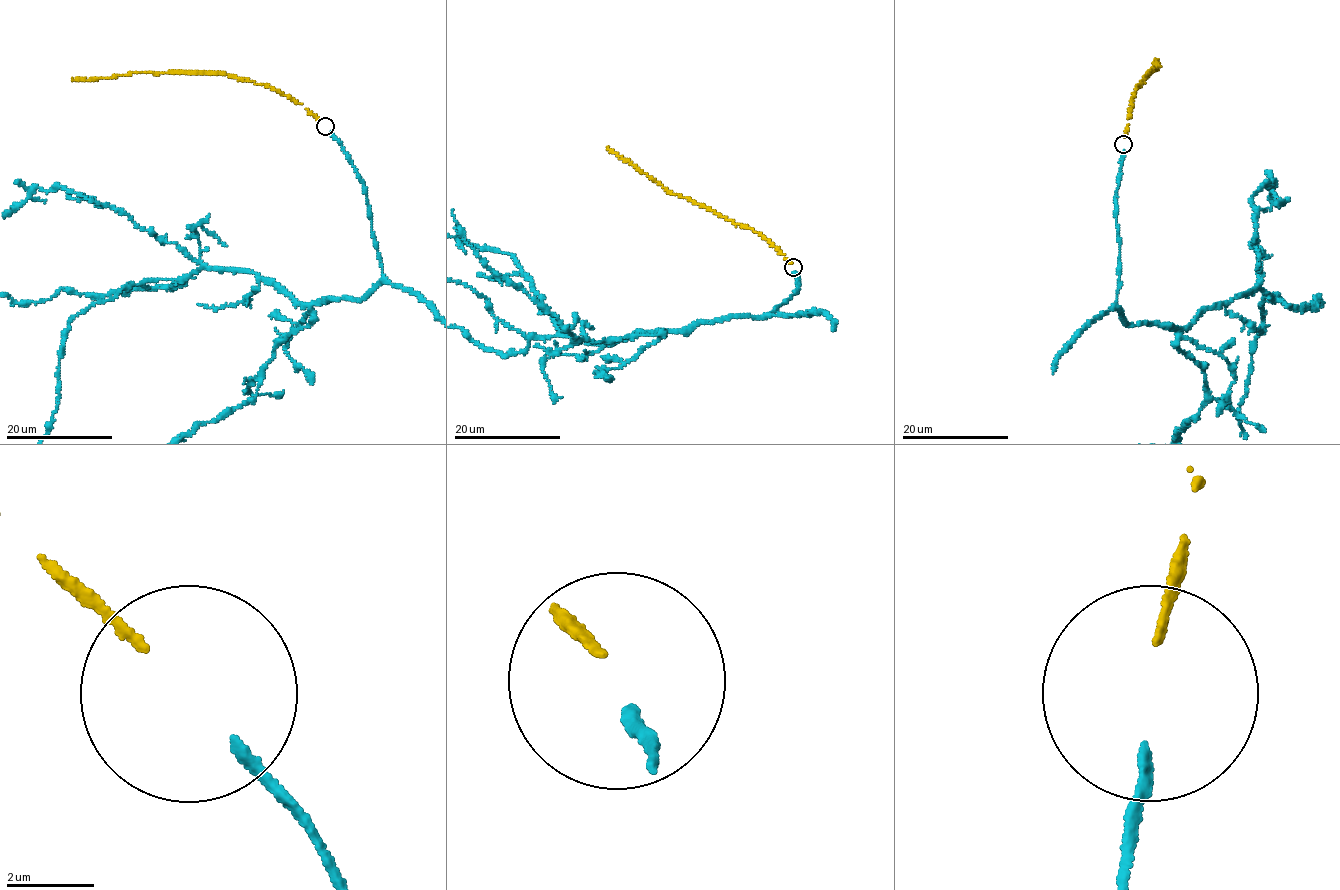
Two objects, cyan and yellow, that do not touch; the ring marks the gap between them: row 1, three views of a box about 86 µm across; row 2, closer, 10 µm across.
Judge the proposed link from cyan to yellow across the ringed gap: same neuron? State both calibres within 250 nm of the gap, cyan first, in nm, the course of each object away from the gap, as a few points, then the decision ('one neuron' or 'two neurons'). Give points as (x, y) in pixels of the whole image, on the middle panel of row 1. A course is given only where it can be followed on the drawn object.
220 nm thick on the cyan side, 190 nm on the other; yellow runs (791, 264), (761, 235), (688, 198), (667, 193), (607, 147); one neuron

